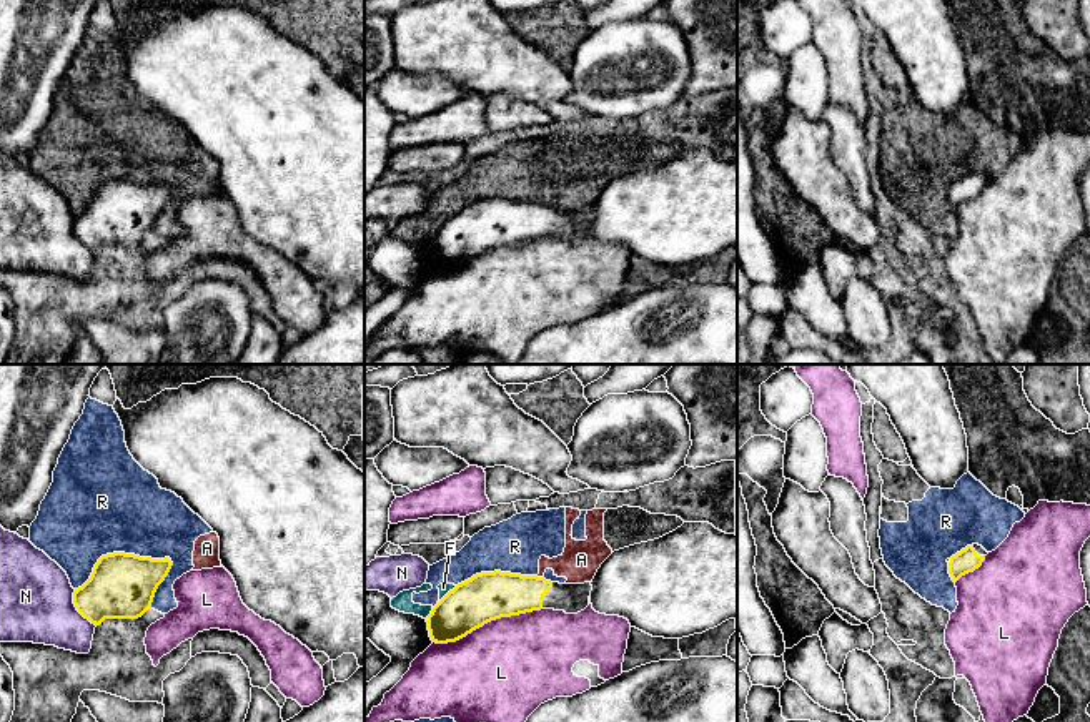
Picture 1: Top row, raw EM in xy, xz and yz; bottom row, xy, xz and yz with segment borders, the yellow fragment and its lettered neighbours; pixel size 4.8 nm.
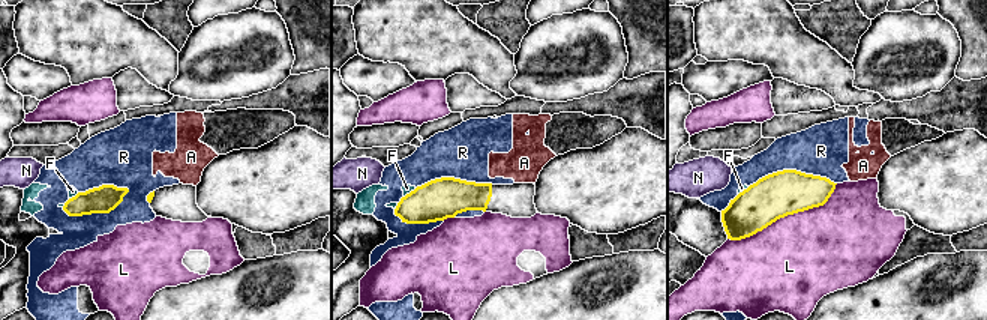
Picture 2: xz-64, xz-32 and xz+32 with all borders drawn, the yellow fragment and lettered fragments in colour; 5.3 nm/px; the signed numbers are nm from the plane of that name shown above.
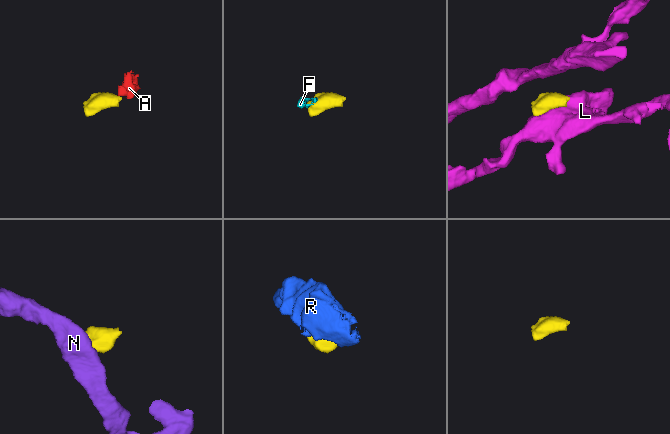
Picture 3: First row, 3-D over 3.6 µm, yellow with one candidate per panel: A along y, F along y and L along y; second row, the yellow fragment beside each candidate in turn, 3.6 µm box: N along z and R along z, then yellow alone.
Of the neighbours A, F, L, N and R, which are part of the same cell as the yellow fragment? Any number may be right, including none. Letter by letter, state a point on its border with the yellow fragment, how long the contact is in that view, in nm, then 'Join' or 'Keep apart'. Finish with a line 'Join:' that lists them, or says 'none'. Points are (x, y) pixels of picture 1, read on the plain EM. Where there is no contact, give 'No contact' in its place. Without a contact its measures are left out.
A: Touches yellow at xz (540, 205). Shared border 40 nm. Keep apart
F: Touches yellow at xz (446, 222). Shared border 130 nm. Keep apart
L: Touches yellow at xz (486, 250). Shared border 550 nm. Keep apart
N: Touches yellow at xy (77, 237). Shared border 220 nm. Keep apart
R: Touches yellow at xy (117, 180). Shared border 480 nm. Keep apart
Join: none

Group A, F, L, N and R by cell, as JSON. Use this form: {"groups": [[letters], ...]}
{"groups": [["A", "F", "R"], ["L"], ["N"]]}

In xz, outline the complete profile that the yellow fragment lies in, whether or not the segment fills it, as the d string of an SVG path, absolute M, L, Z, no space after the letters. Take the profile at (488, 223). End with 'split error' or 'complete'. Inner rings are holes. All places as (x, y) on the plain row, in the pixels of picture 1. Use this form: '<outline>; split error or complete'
M481 200L449 218L428 243L436 271L456 270L484 251L541 236L577 241L589 233L592 213L559 211L538 203Z; split error

